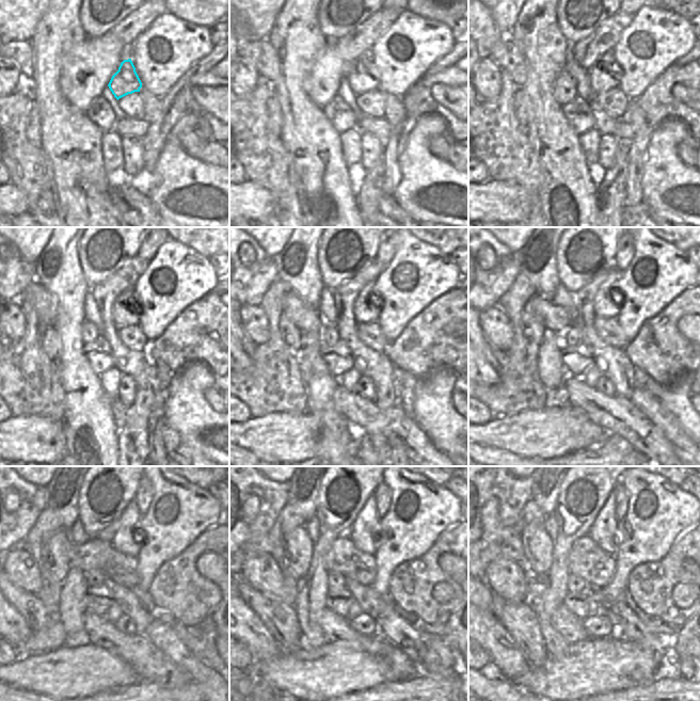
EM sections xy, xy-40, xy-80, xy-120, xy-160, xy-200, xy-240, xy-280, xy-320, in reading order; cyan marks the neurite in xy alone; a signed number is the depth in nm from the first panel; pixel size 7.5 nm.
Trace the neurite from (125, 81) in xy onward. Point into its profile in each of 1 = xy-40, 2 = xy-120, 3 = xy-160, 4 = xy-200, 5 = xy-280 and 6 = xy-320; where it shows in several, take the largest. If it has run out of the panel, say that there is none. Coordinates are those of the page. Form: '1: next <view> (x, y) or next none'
1: next xy-40 (363, 77)
2: next xy-120 (126, 312)
3: next xy-160 (366, 308)
4: next xy-200 (604, 305)
5: next xy-280 (364, 532)
6: next xy-320 (604, 530)

